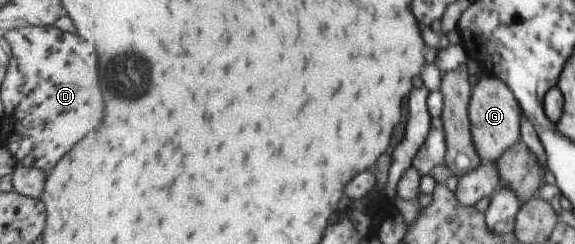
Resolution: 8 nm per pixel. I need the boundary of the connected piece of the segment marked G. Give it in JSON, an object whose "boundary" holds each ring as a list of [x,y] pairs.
{"boundary":[[[482,73],[473,90],[469,110],[474,143],[480,158],[495,163],[522,140],[522,106],[511,87],[493,74]]]}

